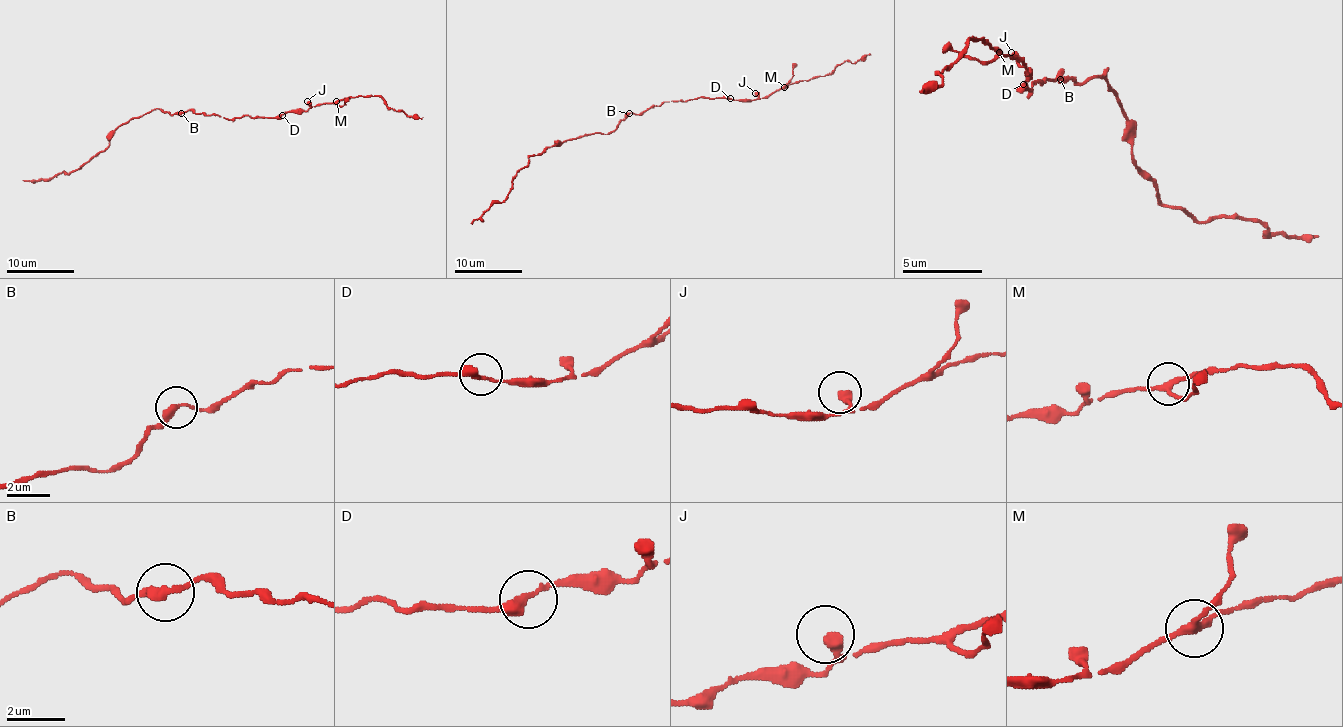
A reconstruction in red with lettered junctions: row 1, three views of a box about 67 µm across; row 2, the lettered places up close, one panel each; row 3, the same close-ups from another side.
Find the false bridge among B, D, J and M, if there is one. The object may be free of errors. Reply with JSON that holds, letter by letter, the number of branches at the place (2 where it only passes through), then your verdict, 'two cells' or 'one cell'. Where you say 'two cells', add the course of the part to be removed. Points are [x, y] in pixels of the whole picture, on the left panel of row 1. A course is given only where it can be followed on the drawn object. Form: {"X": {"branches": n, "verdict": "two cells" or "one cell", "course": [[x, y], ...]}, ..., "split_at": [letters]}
{"B": {"branches": 2, "verdict": "one cell"}, "D": {"branches": 2, "verdict": "one cell"}, "J": {"branches": 1, "verdict": "one cell"}, "M": {"branches": 3, "verdict": "one cell"}, "split_at": []}

